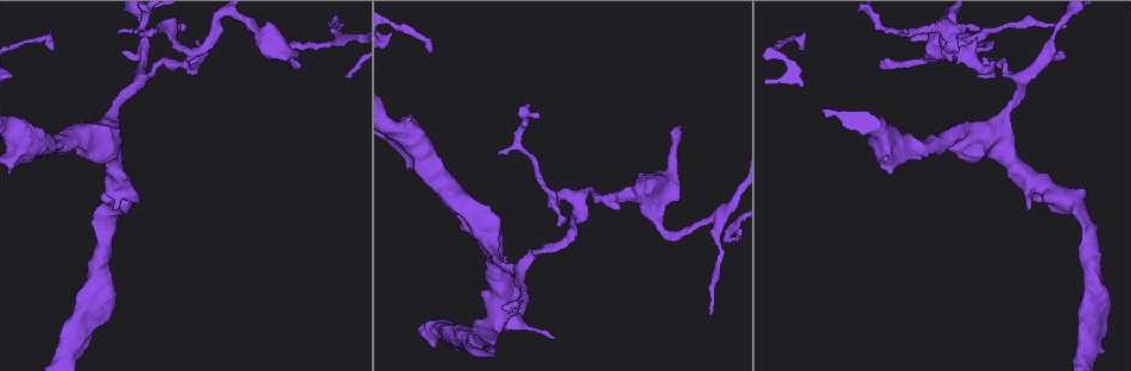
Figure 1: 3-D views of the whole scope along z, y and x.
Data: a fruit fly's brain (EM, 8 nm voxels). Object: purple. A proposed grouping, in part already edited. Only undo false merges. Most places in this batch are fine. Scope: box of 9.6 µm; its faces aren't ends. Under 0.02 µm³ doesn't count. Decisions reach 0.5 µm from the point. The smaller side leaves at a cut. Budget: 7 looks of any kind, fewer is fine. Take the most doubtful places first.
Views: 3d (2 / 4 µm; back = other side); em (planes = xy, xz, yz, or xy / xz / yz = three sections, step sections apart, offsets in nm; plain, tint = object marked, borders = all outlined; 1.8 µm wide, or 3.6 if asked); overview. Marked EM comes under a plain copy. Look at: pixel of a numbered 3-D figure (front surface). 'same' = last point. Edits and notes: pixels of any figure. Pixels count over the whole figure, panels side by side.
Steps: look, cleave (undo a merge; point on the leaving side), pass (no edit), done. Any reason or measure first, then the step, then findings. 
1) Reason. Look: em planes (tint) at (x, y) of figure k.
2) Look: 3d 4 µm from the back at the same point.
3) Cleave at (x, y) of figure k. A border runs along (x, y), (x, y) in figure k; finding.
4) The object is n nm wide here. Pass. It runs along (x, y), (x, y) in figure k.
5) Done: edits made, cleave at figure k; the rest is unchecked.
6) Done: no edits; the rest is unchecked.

Two arms in line, one across. Look: em planes (tint) at (714, 218) of figure 1.

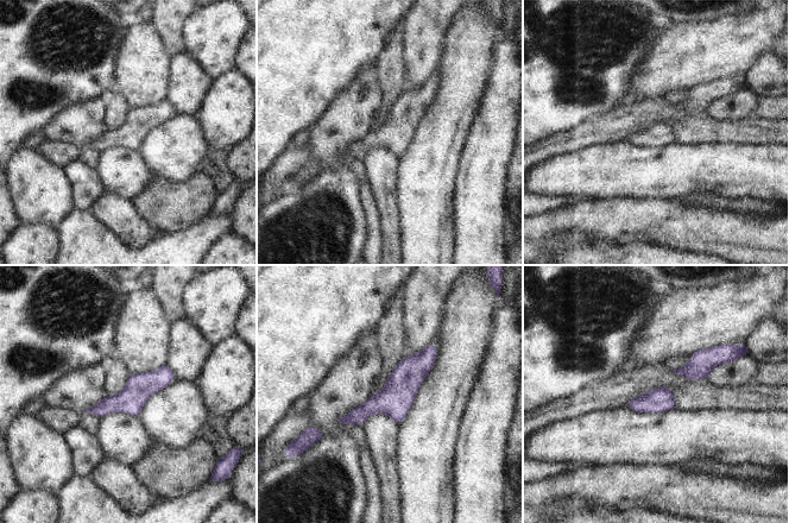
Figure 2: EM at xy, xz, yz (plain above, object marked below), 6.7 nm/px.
Pass. It runs along (433, 347), (380, 402), (343, 420) in figure 2; all the same neuron.

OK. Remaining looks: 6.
A fork. Look: em xz step 16 (tint) at (196, 53) of figure 1.

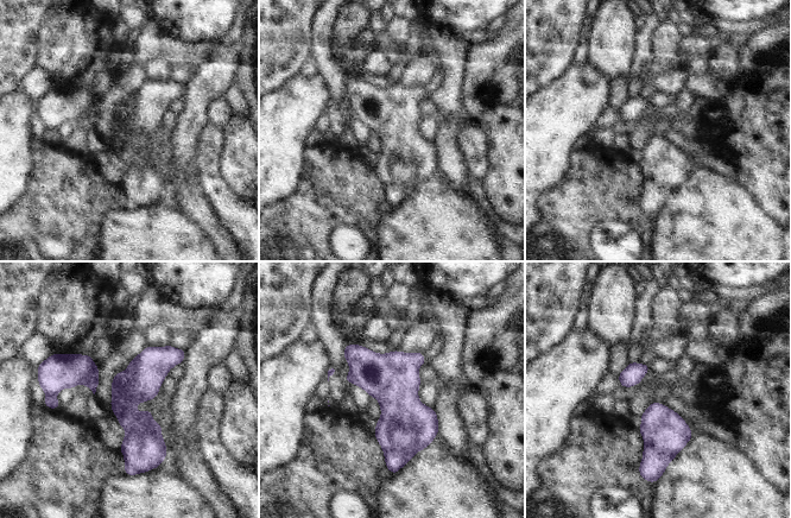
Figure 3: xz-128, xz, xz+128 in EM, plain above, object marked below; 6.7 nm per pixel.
The object is 100 nm wide here. Cleave at (50, 402) of figure 3. A border runs along (48, 396), (54, 397) in figure 3; a second neuron is stuck on.

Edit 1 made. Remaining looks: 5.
See it whole again. Look: overview.

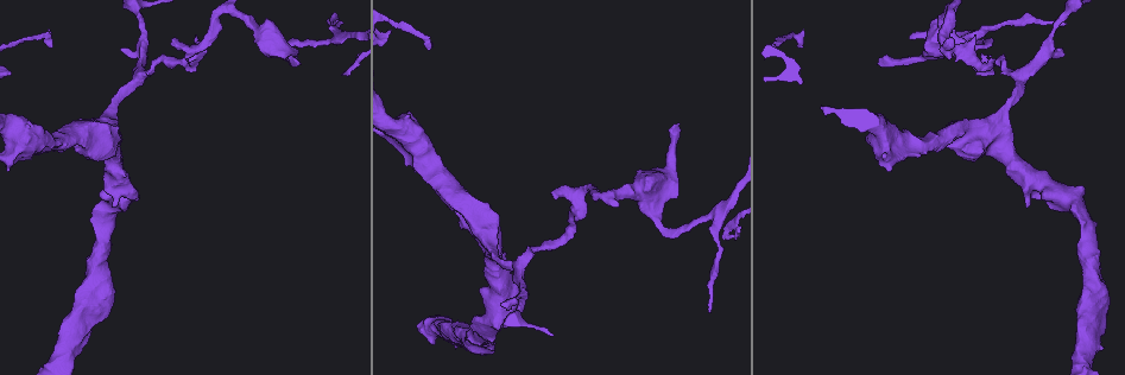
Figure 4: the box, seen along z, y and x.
Look: em 3.6 µm planes (tint) at (94, 281) of figure 4.

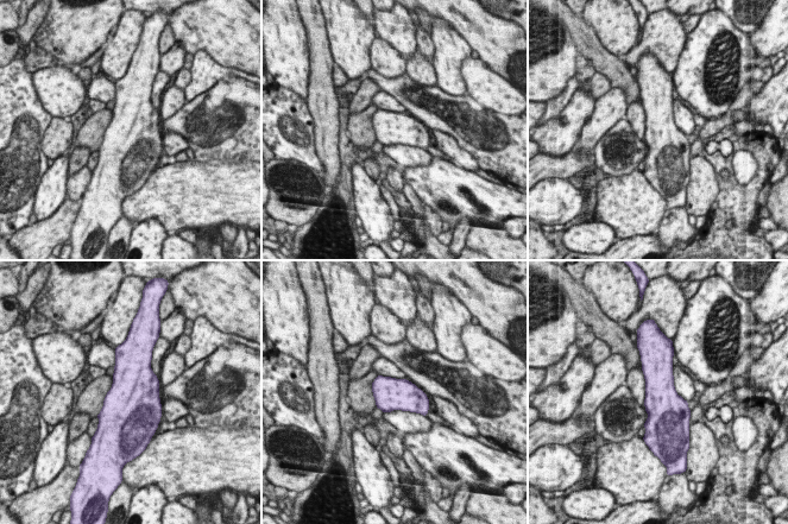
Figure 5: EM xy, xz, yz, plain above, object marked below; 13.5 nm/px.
Pass. All the same neuron.

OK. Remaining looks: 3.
Done: edits made, cleave at figure 3; the rest is unchecked.

